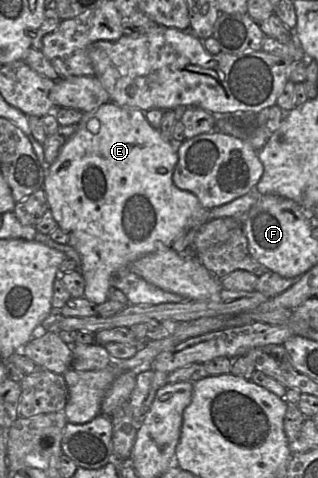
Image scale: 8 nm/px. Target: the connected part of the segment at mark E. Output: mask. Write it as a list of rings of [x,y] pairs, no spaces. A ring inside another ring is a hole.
[[[110,101],[102,104],[91,112],[83,113],[83,116],[76,126],[76,131],[72,137],[62,146],[56,160],[49,166],[49,172],[45,177],[43,189],[46,193],[49,203],[49,209],[53,218],[68,236],[68,245],[73,247],[81,258],[80,273],[85,281],[84,297],[96,305],[105,302],[108,299],[109,290],[112,288],[113,276],[122,269],[129,269],[129,265],[142,256],[152,253],[160,247],[170,247],[176,237],[186,228],[201,226],[207,221],[222,217],[241,218],[244,222],[245,216],[251,207],[261,197],[256,188],[252,188],[247,194],[232,200],[221,206],[206,209],[202,207],[197,197],[187,191],[181,190],[175,186],[172,180],[174,168],[178,161],[178,152],[171,146],[170,142],[163,139],[159,129],[153,128],[145,117],[145,113],[137,108],[120,106]]]

